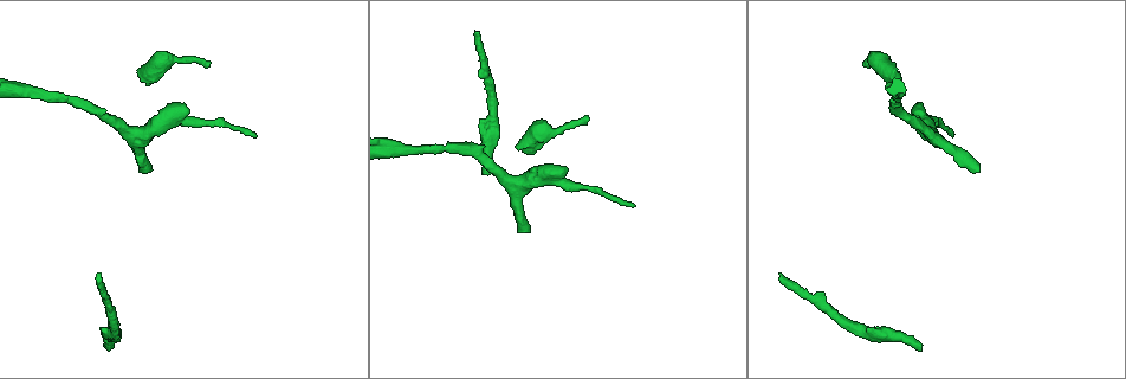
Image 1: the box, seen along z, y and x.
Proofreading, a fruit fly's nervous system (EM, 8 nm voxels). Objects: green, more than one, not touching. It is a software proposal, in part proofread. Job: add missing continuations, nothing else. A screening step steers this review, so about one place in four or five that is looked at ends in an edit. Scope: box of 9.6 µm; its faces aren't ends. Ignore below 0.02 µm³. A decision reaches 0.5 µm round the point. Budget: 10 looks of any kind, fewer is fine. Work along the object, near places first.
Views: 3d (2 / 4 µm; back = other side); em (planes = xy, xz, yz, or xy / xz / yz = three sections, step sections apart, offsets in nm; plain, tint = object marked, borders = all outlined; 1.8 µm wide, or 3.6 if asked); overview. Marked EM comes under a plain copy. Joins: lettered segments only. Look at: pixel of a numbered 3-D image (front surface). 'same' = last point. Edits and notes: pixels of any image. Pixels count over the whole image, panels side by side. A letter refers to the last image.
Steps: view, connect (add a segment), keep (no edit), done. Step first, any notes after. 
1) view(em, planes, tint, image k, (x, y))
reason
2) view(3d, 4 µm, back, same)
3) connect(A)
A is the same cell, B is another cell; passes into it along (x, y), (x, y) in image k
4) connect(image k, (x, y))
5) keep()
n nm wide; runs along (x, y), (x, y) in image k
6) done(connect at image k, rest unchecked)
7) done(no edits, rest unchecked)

view(3d, 2 µm, image 1, (866, 63))
free end

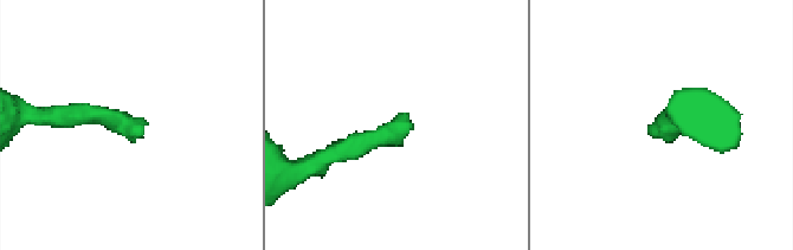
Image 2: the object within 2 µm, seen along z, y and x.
view(em, xy, step 4, tint, image 2, (141, 130))
now the EM

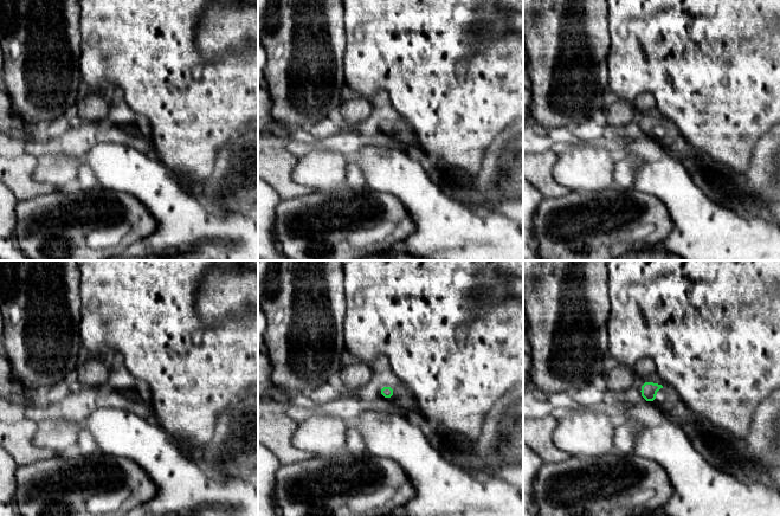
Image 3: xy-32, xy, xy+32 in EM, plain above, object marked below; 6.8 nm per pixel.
view(em, xz, step 8, borders, same)
another direction

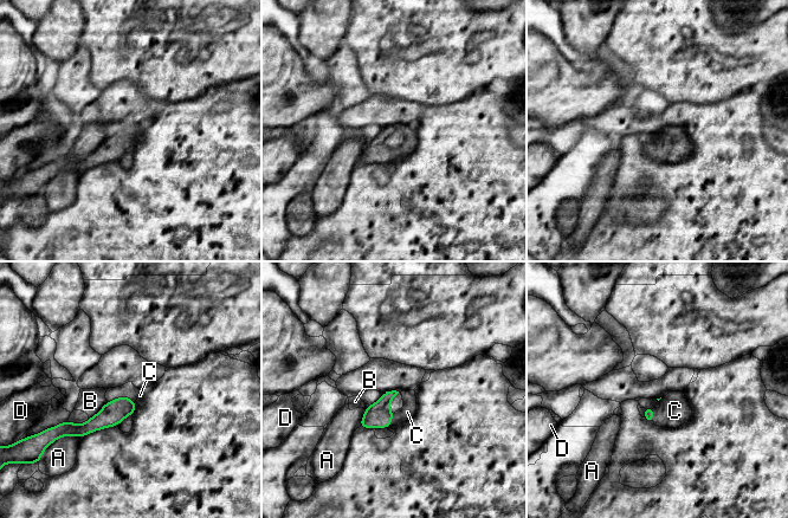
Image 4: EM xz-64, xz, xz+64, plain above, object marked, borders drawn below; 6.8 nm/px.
connect(C)
B touches over 180 nm; C is the same cell, A, B and D are other cells; the neuron continues

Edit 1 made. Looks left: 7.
view(overview)
redraw

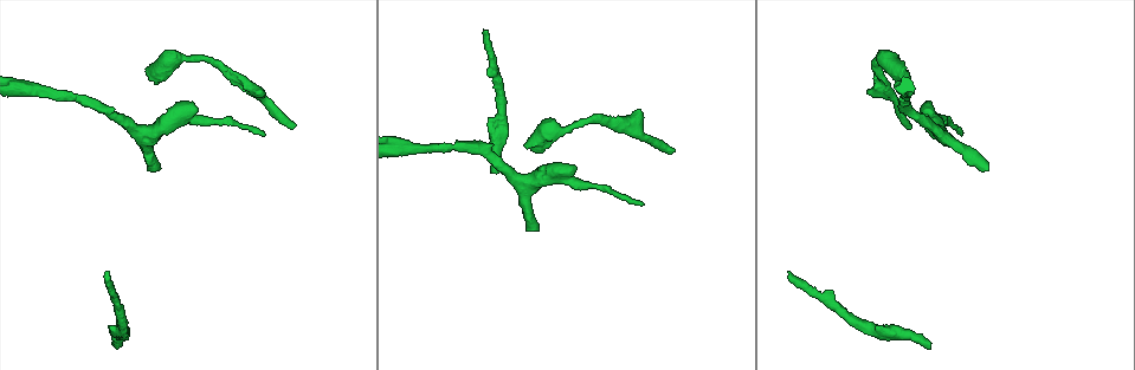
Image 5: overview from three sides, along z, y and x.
view(3d, 4 µm, image 5, (117, 342))
an open end

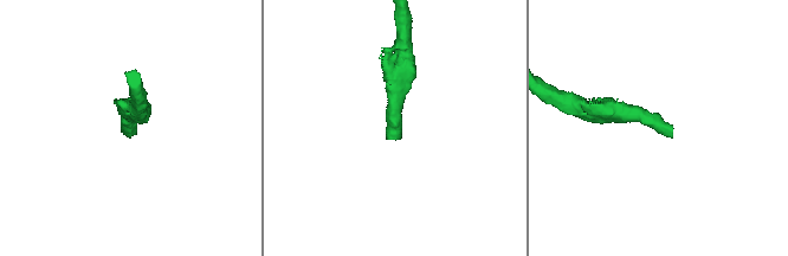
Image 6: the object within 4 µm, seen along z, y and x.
view(em, planes, borders, image 6, (392, 137))
now the EM

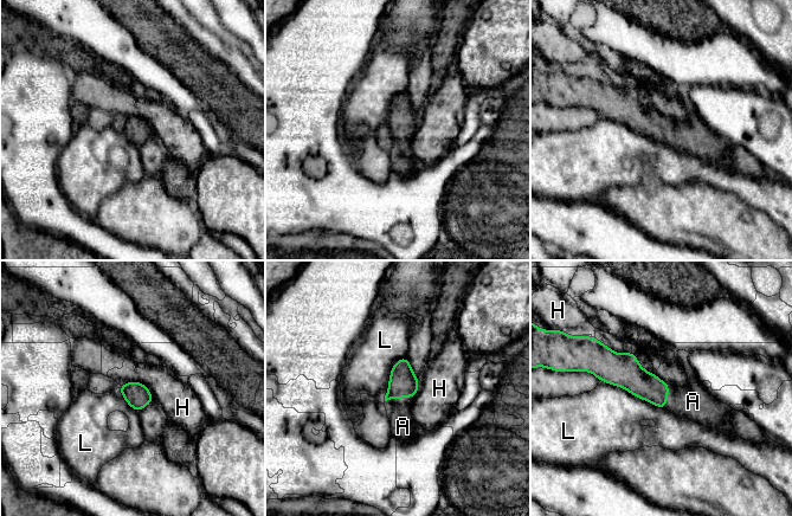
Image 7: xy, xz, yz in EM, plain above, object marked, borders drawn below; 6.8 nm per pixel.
connect(A)
L touches over 500 nm; A is the same cell, H and L are other cells; the neuron continues

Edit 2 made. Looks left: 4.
view(overview)

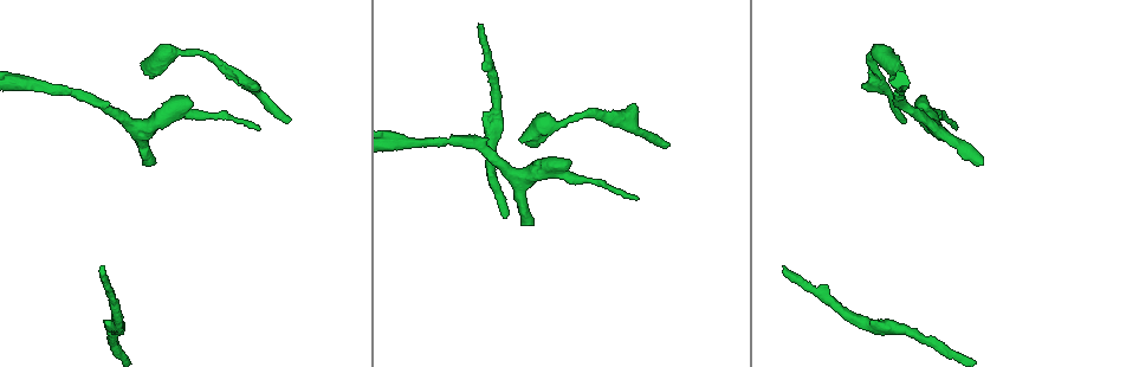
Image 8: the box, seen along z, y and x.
view(em, planes, borders, image 8, (143, 164))
an open end

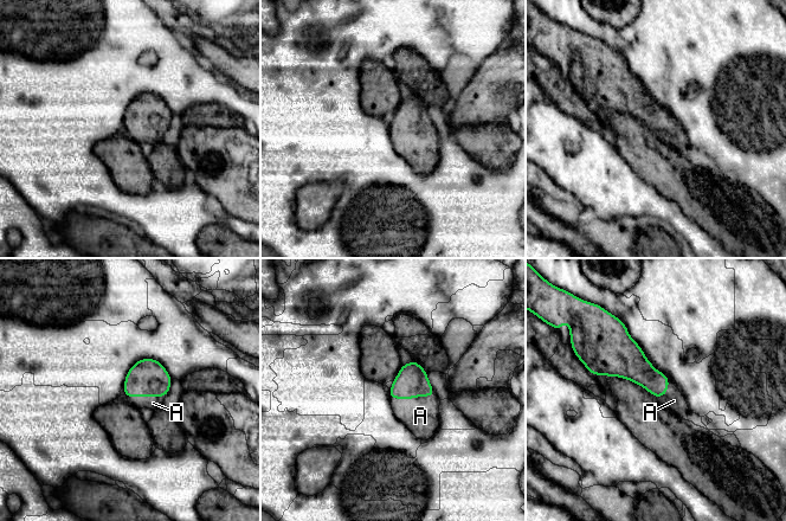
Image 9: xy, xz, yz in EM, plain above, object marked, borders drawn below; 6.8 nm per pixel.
connect(A)
170 nm wide; A is the same cell; passes into it along (412, 381), (412, 398), (420, 416) in image 9; the neuron continues

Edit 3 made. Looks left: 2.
view(overview)

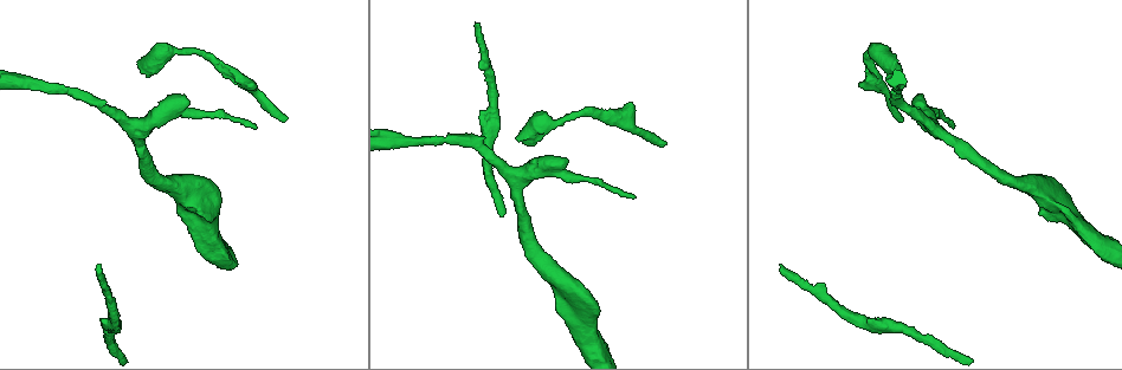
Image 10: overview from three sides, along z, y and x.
view(em, planes, borders, image 10, (780, 266))

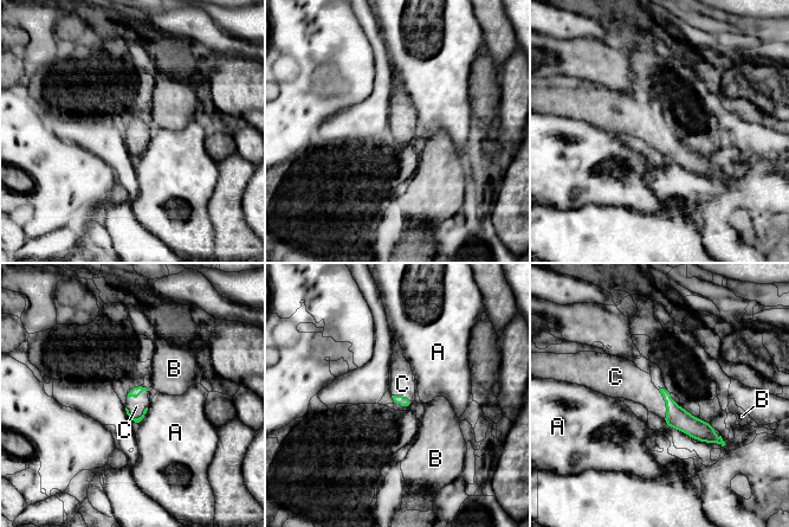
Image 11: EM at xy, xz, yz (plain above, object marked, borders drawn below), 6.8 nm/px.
connect(C)
C is the same cell, A and B are other cells; passes into it along (138, 419), (136, 418), (136, 406) in image 11; it goes on there

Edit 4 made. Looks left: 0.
done(connect at image 4, connect at image 7, connect at image 9, connect at image 11, rest unchecked)

